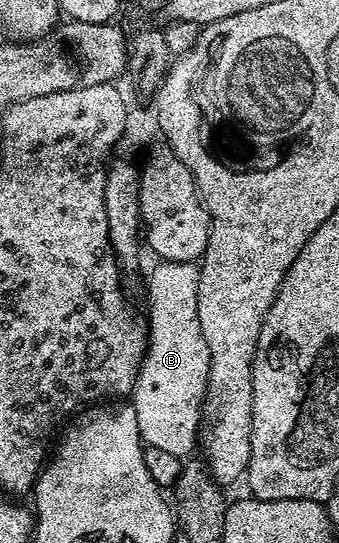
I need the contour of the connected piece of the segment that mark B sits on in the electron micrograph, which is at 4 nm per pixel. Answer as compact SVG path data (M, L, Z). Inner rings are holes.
M163 259L153 264L147 274L147 353L139 365L133 405L144 443L160 455L183 460L197 446L211 363L197 318L199 268L196 263Z

